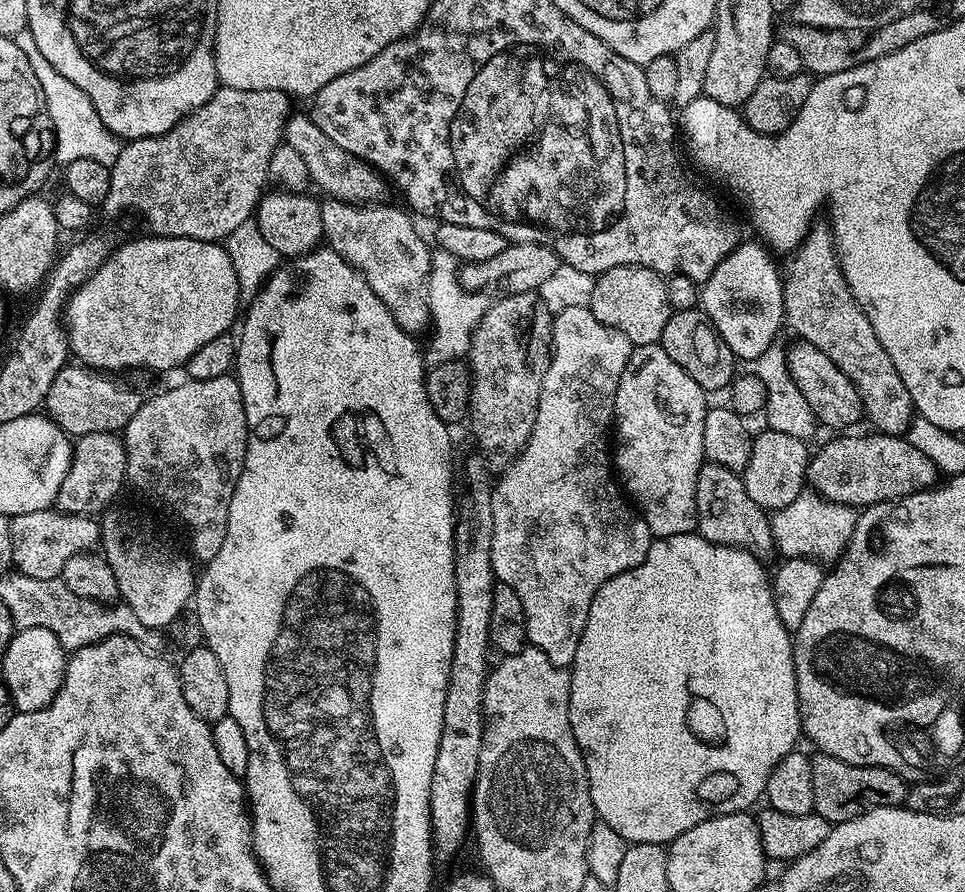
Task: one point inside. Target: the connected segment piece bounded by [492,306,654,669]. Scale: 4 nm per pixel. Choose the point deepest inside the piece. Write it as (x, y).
(563, 527)

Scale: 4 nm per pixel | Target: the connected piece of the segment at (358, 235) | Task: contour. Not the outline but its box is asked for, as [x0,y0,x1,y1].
[320,198,432,330]

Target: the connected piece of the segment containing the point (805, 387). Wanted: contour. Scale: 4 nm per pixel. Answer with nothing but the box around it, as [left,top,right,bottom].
[787,339,865,430]

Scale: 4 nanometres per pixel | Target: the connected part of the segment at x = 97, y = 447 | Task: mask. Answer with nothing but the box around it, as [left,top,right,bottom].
[55,432,126,517]

